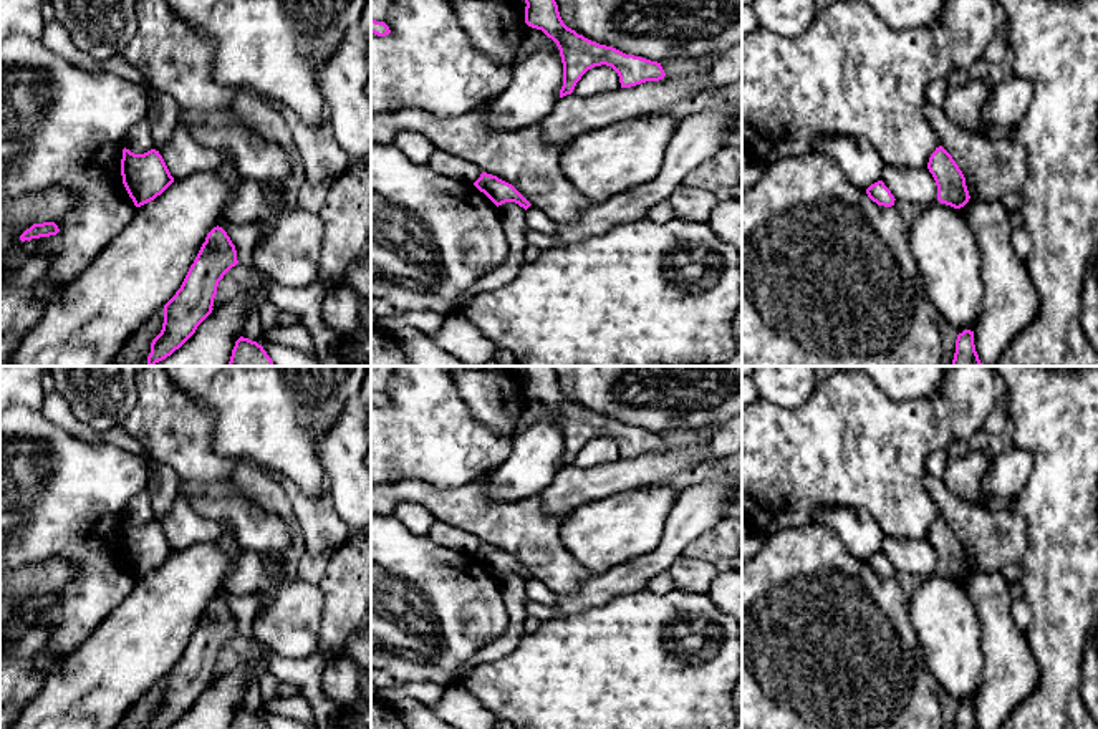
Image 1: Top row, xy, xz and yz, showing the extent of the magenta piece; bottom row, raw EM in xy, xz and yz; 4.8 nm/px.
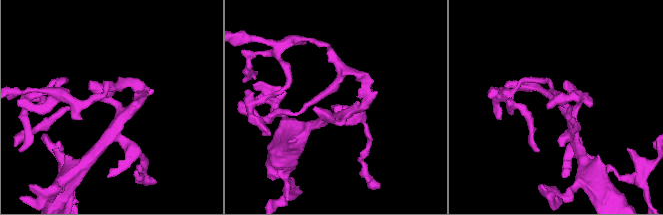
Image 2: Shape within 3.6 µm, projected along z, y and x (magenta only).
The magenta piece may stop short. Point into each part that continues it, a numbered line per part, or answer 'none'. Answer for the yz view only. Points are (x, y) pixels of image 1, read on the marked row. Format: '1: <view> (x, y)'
none

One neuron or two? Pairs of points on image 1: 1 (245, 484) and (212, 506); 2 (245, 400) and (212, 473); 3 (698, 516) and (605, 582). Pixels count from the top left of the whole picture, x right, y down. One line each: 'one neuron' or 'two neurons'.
1: two neurons
2: two neurons
3: one neuron

